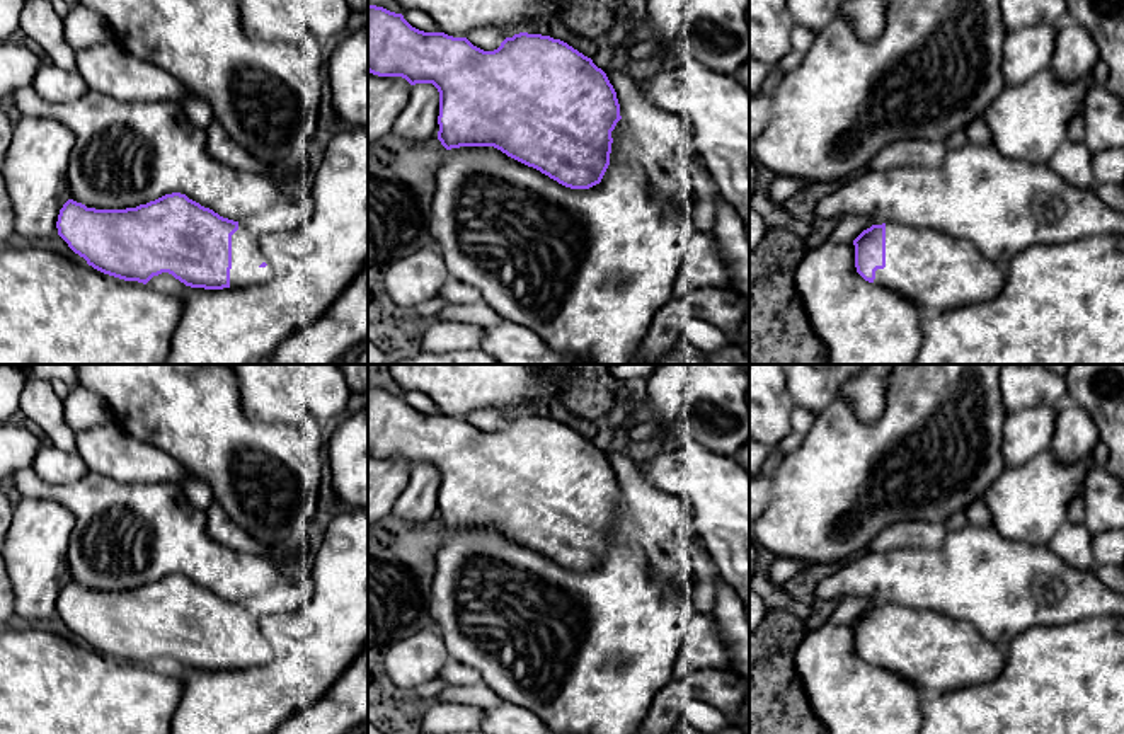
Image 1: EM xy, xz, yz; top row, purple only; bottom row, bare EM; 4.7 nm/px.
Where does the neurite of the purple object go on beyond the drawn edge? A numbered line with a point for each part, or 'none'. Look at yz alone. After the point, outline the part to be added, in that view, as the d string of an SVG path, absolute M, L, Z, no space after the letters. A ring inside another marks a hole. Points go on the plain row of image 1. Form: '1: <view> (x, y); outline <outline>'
1: yz (937, 653); outline M886 605L886 649L874 666L909 680L923 695L940 695L996 680L1005 659L966 620L935 610Z

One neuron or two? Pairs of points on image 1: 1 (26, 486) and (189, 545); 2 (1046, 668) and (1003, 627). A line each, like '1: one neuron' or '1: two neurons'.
1: one neuron
2: two neurons

